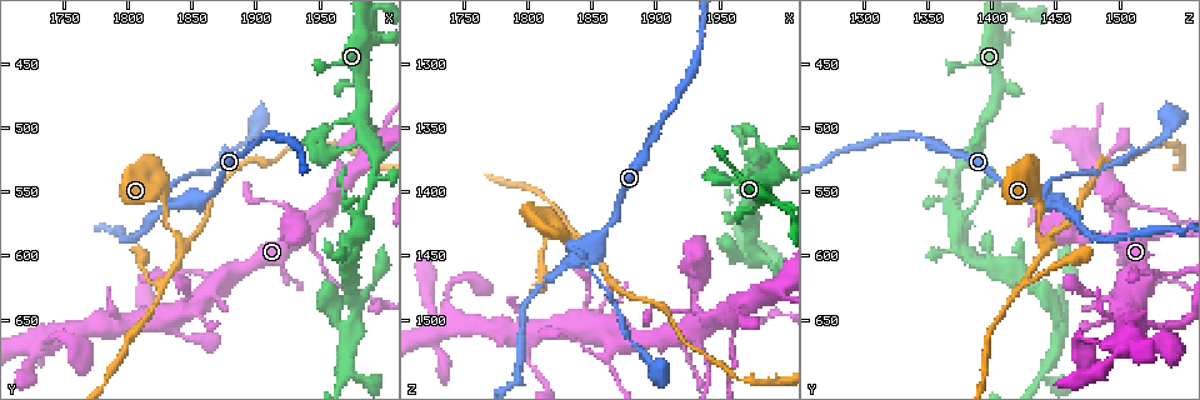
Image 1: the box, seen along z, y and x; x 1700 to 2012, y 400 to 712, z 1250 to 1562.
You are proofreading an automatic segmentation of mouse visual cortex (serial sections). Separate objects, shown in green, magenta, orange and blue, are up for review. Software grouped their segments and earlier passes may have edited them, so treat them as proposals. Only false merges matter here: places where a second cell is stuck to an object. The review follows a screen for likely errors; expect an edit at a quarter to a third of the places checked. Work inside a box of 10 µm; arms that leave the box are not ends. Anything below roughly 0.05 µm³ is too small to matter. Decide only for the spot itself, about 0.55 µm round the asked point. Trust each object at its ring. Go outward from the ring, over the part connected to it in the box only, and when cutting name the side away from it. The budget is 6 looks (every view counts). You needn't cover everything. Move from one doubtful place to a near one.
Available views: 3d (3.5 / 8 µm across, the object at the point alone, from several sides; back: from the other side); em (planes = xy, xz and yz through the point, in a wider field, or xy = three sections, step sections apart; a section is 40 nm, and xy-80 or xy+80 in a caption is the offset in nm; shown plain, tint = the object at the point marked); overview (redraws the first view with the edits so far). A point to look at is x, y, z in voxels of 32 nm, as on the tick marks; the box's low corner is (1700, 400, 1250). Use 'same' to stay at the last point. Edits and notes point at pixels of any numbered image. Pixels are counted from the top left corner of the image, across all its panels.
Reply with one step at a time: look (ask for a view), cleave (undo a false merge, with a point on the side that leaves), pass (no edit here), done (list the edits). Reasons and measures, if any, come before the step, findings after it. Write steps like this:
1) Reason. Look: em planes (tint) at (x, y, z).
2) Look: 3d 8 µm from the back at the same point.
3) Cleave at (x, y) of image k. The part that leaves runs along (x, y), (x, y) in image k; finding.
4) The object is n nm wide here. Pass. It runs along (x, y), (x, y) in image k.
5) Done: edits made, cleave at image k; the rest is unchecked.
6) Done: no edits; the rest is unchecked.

Look: 3d 3.5 µm at (1844, 558, 1444).

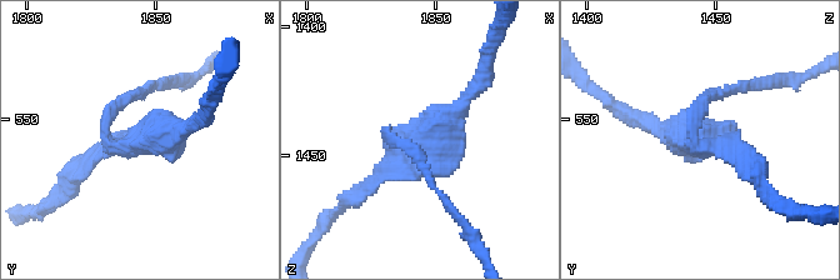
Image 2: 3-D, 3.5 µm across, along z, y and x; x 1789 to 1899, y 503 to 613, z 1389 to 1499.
Look: em xy step 1 (tint) at (1842, 559, 1442).

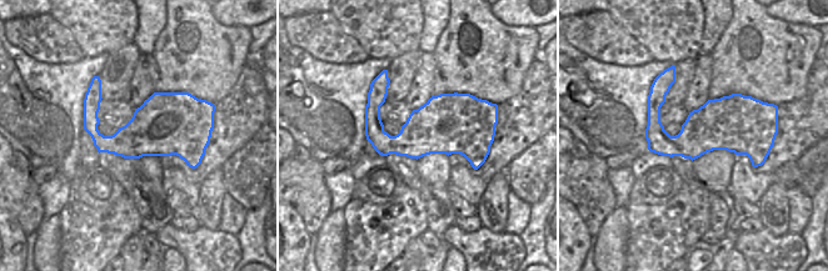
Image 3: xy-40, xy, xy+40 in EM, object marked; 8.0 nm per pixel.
Another direction. Look: em xy step 2 (tint) at the same point.

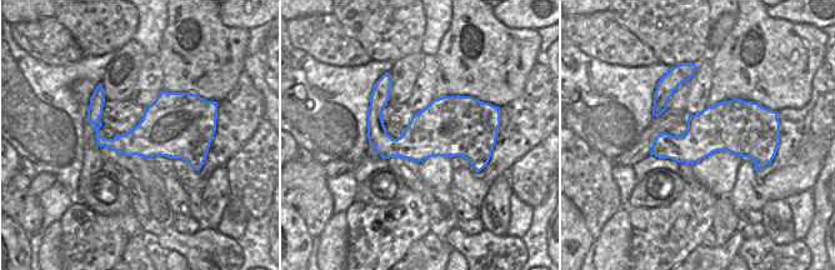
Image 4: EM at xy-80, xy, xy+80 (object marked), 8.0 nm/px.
The object is 480 nm wide here. Pass. It runs along (475, 93), (410, 150) in image 2; one cell here.

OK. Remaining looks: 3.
Branch point. Look: 3d 8 µm at (1830, 618, 1426).

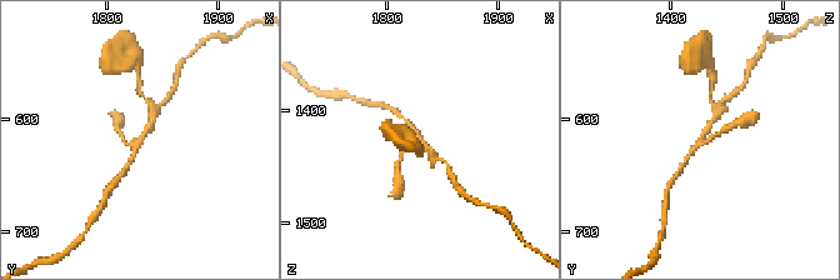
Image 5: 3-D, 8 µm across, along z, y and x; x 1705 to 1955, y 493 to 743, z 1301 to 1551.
Look: 3d 3.5 µm at the same point.

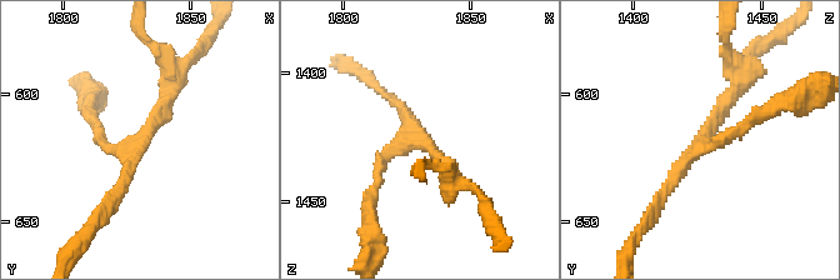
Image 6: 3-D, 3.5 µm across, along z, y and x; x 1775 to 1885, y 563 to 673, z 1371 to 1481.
3 arms meet here; the arms are 150, 150, 200 nm wide; now the EM. Look: em xy step 1 (tint) at (1831, 621, 1427).

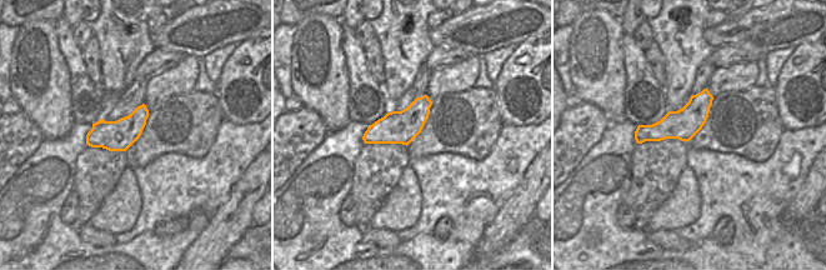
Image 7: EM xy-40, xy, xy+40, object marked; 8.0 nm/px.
Pass. It runs along (740, 79), (656, 209) in image 6; continuous, no second cell.

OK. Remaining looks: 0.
Done: no edits; the rest is unchecked.

